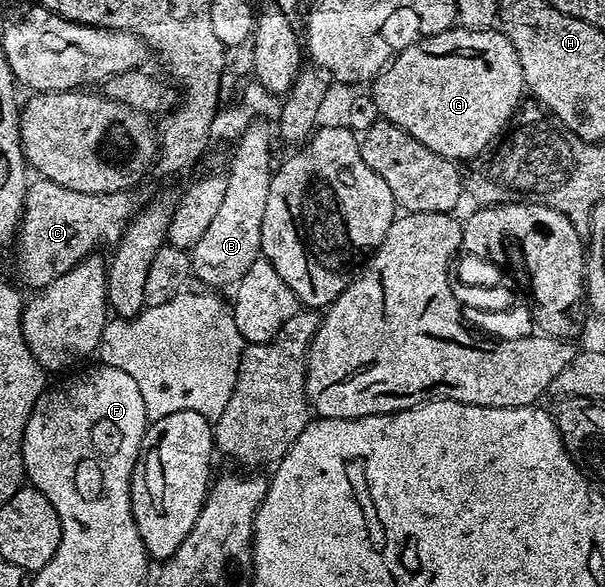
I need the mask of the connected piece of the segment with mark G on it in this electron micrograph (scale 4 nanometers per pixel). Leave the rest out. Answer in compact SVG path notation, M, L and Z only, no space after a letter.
M459 25L415 41L417 43L409 42L397 51L392 62L371 80L370 94L379 118L398 125L398 129L422 141L426 149L447 159L472 161L483 156L505 134L521 106L520 98L526 95L522 65L518 61L518 53L514 53L514 45L510 45L499 29L480 30Z

